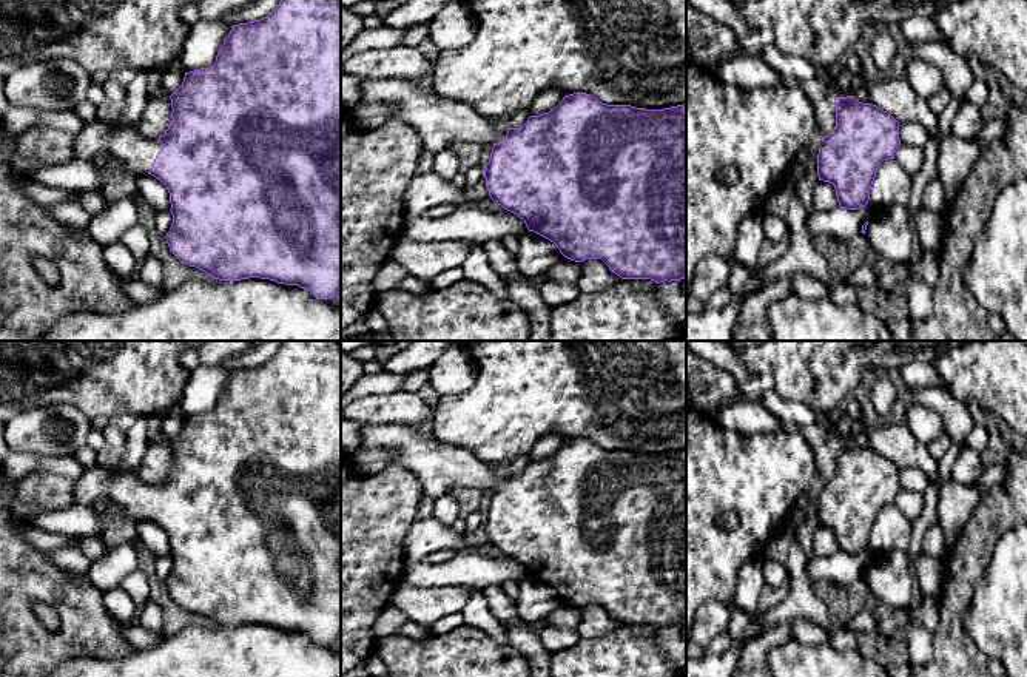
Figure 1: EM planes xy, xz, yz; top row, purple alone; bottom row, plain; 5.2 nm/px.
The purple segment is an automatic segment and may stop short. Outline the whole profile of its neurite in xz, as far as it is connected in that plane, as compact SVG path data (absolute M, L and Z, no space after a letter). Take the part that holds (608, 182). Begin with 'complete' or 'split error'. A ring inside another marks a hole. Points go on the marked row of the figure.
split error; M359 79L361 102L384 105L396 120L412 126L421 137L424 148L432 153L455 142L492 143L490 160L484 167L486 187L493 202L524 221L529 231L534 231L557 245L560 253L575 262L601 259L612 273L621 279L651 279L657 284L686 279L686 103L665 108L646 109L631 105L606 105L586 93L564 96L549 113L530 116L521 128L498 130L489 119L476 114L467 105L439 97L436 93L423 91L409 79Z

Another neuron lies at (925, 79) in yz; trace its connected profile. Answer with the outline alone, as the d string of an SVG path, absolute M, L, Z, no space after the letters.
M921 59L907 60L902 76L910 83L913 91L922 99L930 99L945 86L942 71L936 65Z

